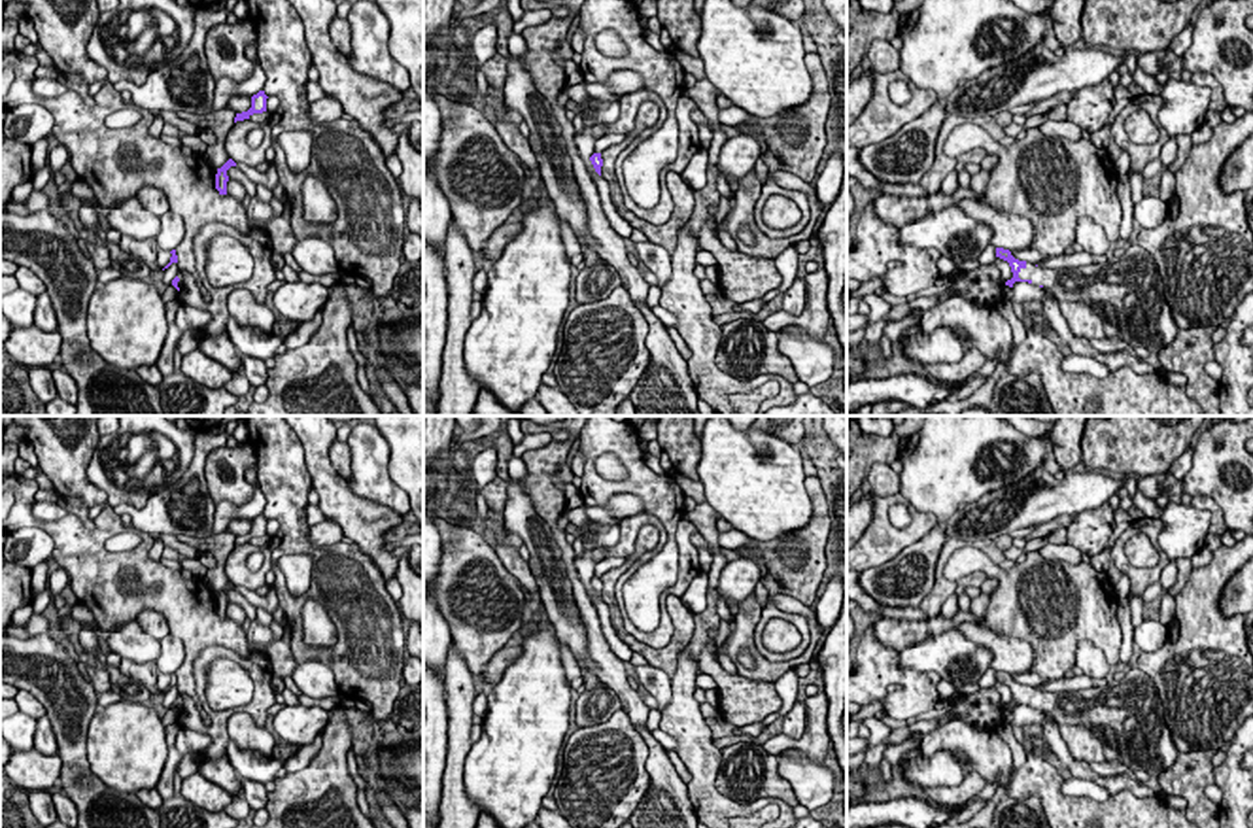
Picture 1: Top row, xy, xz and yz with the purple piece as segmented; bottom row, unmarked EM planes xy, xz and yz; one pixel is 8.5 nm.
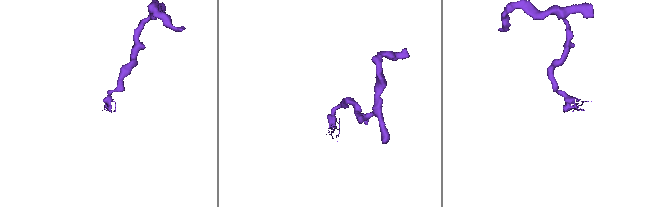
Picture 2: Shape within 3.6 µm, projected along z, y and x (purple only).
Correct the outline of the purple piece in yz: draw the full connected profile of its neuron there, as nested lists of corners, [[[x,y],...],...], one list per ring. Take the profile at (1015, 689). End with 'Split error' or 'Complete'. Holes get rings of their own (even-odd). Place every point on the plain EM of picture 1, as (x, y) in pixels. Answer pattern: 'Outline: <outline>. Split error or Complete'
Outline: [[[1126,667],[1117,686],[1075,692],[1041,692],[1015,682],[1004,671],[996,671],[996,681],[1011,690],[1013,701],[1005,709],[1028,705],[1049,713],[1056,724],[1089,726],[1100,739],[1106,758],[1130,769],[1141,768],[1159,775],[1179,754],[1164,720],[1157,684],[1138,667]]]. Split error

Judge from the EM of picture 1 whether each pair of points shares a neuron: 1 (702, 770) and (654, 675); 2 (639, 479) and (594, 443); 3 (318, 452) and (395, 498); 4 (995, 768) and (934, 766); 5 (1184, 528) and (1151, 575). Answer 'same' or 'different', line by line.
1: different
2: same
3: different
4: different
5: different

